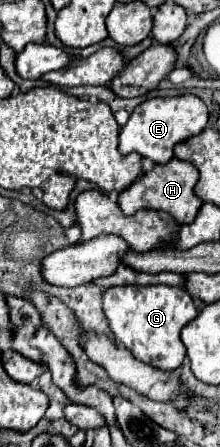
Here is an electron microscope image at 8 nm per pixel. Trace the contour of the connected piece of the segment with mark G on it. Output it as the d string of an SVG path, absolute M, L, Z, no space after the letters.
M112 286L104 290L104 314L116 336L116 342L128 348L138 360L160 368L176 370L186 356L180 330L198 312L186 288L172 286Z

